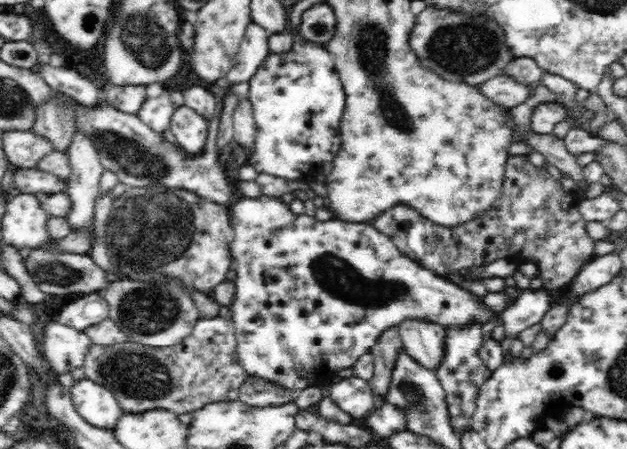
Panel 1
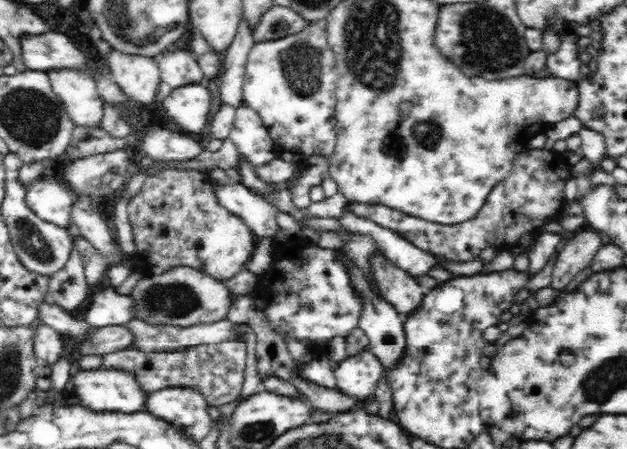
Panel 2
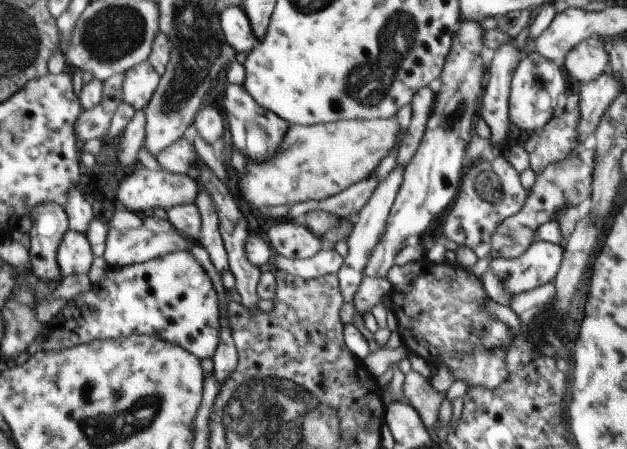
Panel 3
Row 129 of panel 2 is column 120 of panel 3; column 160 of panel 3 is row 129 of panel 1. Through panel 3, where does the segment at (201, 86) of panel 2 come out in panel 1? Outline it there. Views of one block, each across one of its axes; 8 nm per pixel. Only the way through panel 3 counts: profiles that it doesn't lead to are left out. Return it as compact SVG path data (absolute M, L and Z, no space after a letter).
M178 106L174 108L168 126L176 137L177 144L184 151L188 153L204 151L208 134L208 117L189 106Z

